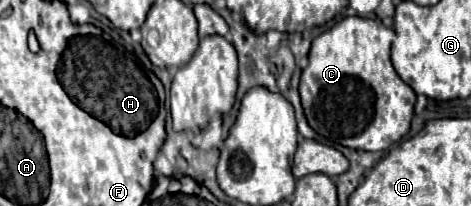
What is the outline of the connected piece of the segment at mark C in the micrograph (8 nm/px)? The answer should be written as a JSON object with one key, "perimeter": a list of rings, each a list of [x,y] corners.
{"perimeter":[[[349,16],[313,40],[309,52],[309,66],[301,74],[299,92],[305,116],[317,134],[347,148],[361,148],[373,152],[387,150],[409,132],[415,92],[397,76],[391,64],[389,50],[393,38],[395,32],[383,26],[379,20]]]}

